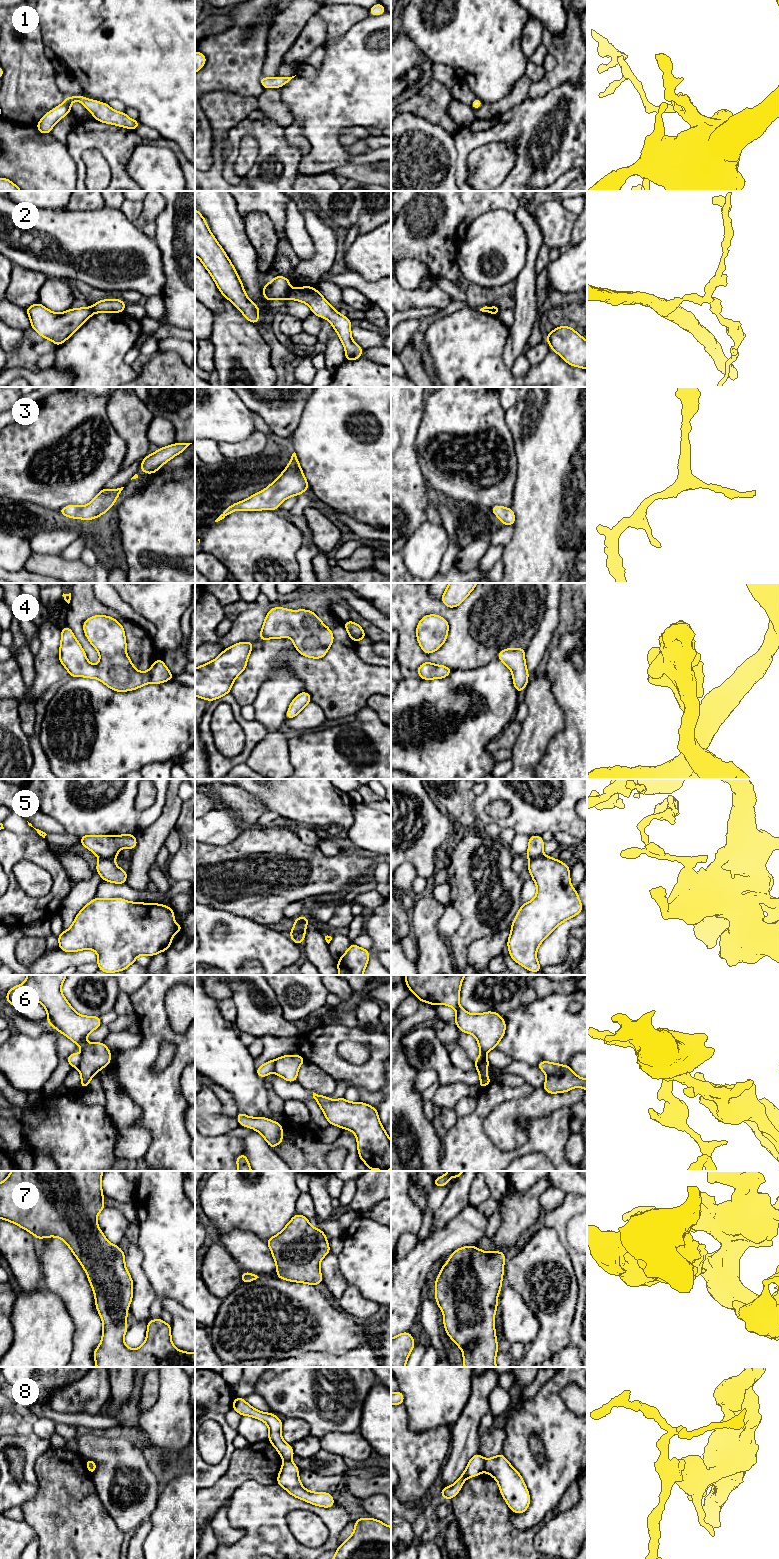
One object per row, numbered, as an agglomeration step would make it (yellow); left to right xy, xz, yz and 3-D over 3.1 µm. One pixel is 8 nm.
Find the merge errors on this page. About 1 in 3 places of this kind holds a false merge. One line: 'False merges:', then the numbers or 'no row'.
False merges: 2, 5, 6, 8

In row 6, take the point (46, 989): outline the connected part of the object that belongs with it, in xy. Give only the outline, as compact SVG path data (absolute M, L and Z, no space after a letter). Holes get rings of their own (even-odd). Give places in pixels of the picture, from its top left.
M27 975L23 984L12 987L6 993L6 1001L16 1007L22 999L34 999L44 1006L47 1011L47 1024L81 1046L81 1061L77 1066L81 1075L80 1086L86 1089L93 1076L111 1062L111 1051L104 1042L88 1043L85 1038L100 1025L99 1016L83 1016L77 1013L64 997L61 987L67 975Z

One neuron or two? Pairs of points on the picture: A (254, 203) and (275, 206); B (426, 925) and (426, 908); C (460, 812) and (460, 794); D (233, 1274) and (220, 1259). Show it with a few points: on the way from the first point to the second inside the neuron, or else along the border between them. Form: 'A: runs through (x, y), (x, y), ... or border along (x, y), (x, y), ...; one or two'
A: runs through (259, 203), (270, 203); one
B: runs through (426, 921), (426, 912); one
C: runs through (460, 808), (460, 798); one
D: runs through (229, 1270), (222, 1263); one

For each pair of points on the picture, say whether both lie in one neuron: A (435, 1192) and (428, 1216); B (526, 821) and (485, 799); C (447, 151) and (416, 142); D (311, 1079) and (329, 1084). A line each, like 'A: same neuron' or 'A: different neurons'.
A: same neuron
B: same neuron
C: same neuron
D: same neuron

